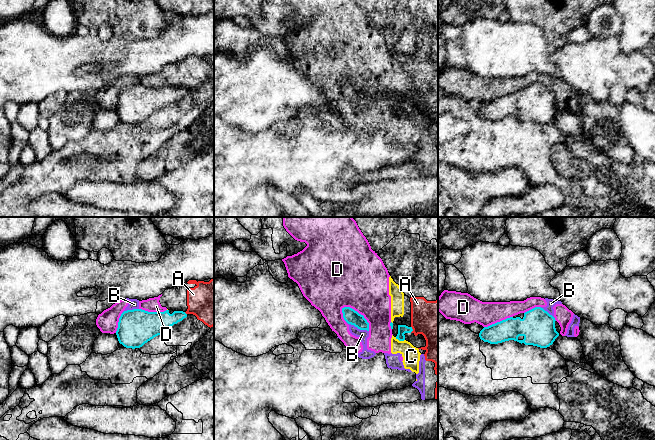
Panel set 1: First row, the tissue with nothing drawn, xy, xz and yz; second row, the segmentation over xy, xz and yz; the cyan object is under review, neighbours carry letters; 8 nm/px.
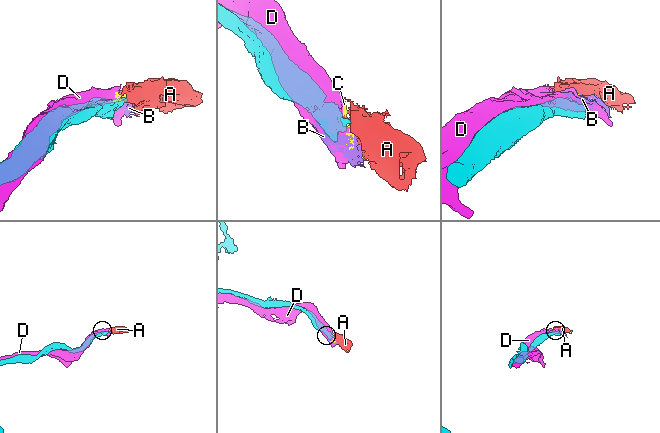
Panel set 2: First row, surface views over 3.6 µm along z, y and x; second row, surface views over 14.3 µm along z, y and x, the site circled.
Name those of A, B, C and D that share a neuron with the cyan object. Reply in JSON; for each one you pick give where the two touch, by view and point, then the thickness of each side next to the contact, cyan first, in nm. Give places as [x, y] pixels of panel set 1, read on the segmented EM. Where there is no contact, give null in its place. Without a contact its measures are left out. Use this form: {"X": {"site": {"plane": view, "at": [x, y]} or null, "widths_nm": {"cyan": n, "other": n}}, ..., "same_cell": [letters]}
{"same_cell": []}

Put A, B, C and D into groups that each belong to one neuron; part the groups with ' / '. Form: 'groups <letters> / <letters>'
groups A B C D

